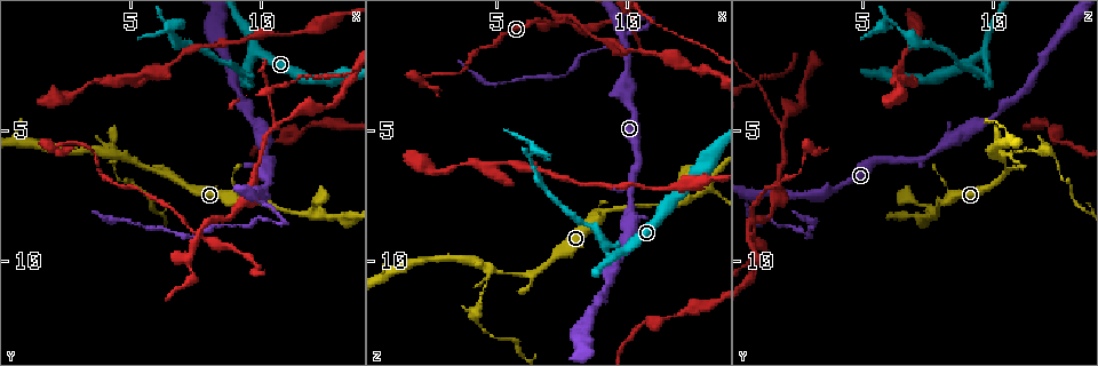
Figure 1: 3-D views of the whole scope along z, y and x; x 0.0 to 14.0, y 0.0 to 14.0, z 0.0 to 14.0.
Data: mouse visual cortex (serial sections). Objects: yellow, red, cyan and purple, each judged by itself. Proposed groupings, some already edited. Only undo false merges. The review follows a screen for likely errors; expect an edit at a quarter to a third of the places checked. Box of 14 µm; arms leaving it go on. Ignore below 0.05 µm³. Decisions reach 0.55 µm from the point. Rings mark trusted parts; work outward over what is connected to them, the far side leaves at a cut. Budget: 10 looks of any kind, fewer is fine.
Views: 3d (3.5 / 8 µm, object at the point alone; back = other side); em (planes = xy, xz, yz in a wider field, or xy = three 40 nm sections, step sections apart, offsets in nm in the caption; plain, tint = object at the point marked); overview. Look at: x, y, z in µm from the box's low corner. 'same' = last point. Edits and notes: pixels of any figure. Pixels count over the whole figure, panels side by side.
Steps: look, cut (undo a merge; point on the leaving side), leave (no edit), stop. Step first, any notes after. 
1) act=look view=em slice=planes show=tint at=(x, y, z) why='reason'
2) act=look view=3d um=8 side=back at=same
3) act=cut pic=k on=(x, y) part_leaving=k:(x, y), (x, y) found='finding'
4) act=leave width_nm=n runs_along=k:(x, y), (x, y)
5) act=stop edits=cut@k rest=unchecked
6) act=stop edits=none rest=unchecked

act=look view=3d um=3.5 at=(4.8, 6.0, 10.4) why='arms part here'

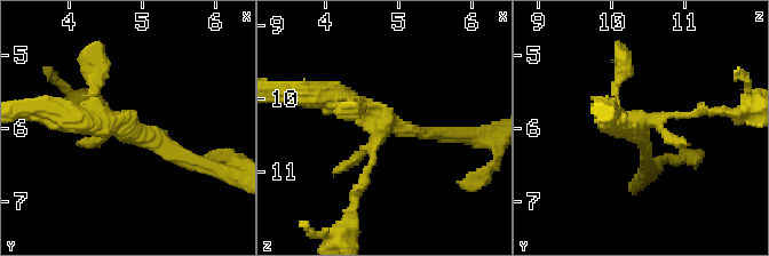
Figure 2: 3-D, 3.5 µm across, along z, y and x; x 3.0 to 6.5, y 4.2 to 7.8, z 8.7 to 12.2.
act=look view=em slice=xy step=5 show=tint at=(4.85, 6.00, 10.35)

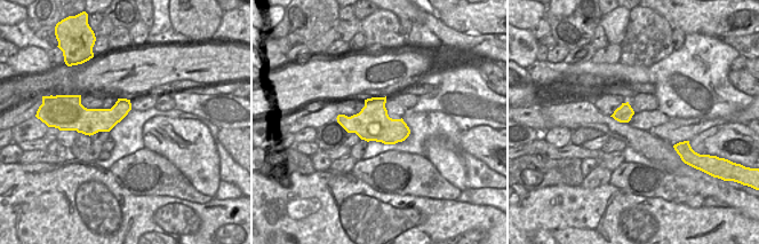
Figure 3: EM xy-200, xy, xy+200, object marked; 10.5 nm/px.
act=leave runs_along=2:(192, 165), (155, 136), (63, 116) found='all the same cell'

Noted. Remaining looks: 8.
act=look view=3d um=3.5 at=(9.2, 2.8, 9.6)

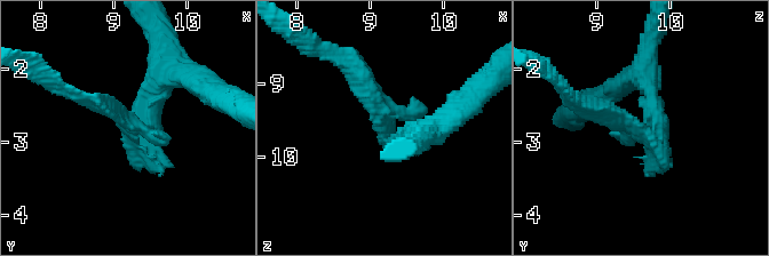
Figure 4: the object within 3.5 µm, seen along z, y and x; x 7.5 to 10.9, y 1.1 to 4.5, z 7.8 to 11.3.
act=look view=em slice=xy step=2 show=tint at=(9.20, 2.80, 9.55) why='need the tissue'

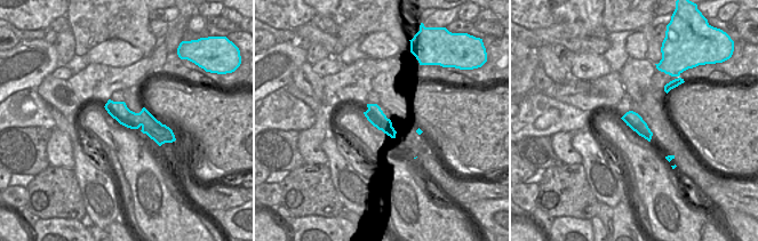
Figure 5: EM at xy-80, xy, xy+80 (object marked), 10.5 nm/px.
act=cut pic=4 on=(387, 101) part_leaving=4:(387, 137), (363, 79), (338, 58) found='a second cell is stuck on'

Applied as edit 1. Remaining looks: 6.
act=look view=overview

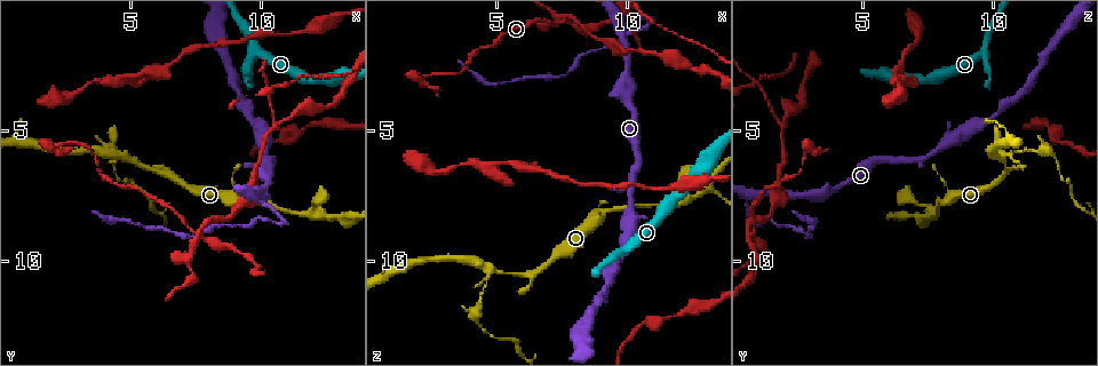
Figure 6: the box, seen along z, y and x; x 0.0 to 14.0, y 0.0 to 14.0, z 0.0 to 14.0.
act=look view=3d um=3.5 at=(4.3, 6.5, 12.4) why='sharp bend'

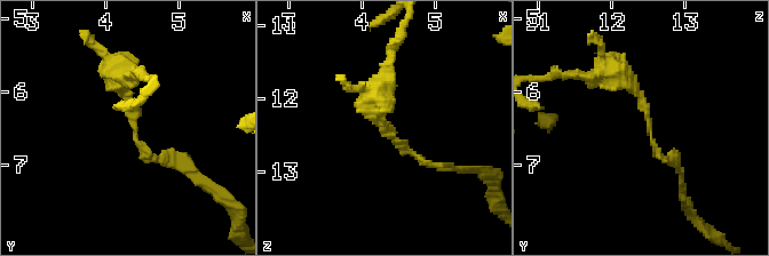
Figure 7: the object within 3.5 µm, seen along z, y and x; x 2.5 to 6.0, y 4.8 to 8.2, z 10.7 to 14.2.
act=look view=em slice=planes show=tint at=(4.40, 6.50, 12.50) arm_widths_nm=100,300 why='shape alone is not enough'

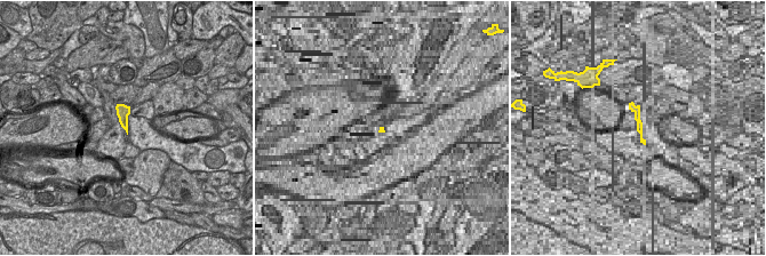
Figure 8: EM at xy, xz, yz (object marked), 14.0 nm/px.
act=look view=em slice=xy step=2 show=tint at=same

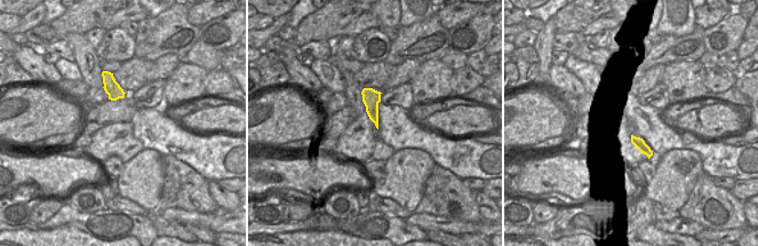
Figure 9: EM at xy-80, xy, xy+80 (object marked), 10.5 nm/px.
act=cut pic=7 on=(140, 144) part_leaving=7:(642, 100), (650, 142), (680, 170) found='a second cell is stuck on'

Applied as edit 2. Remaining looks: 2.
act=stop edits=cut@4,cut@7 rest=unchecked

